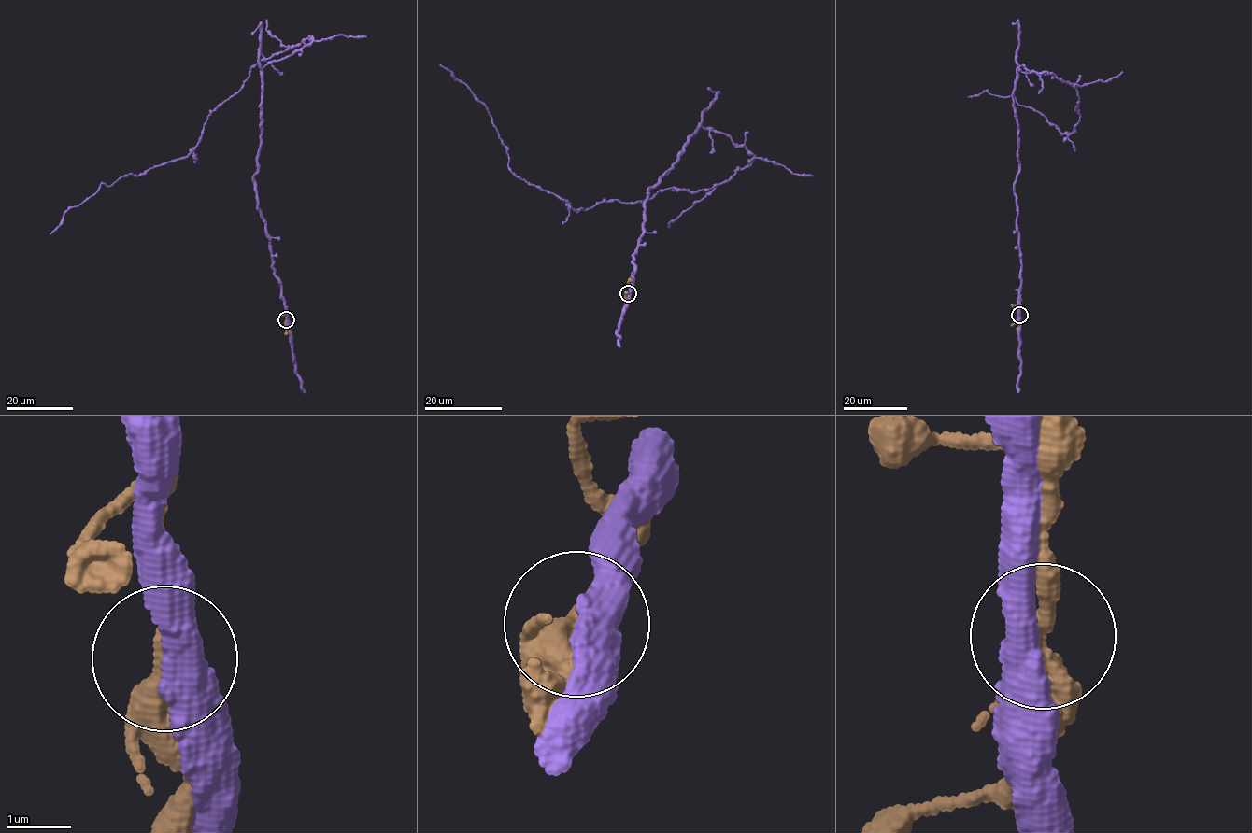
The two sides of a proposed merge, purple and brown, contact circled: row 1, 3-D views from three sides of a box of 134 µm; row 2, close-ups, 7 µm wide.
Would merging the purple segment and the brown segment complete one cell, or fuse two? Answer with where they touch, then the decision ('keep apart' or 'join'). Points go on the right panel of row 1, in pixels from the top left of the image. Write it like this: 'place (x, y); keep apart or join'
place (1019, 315); join

